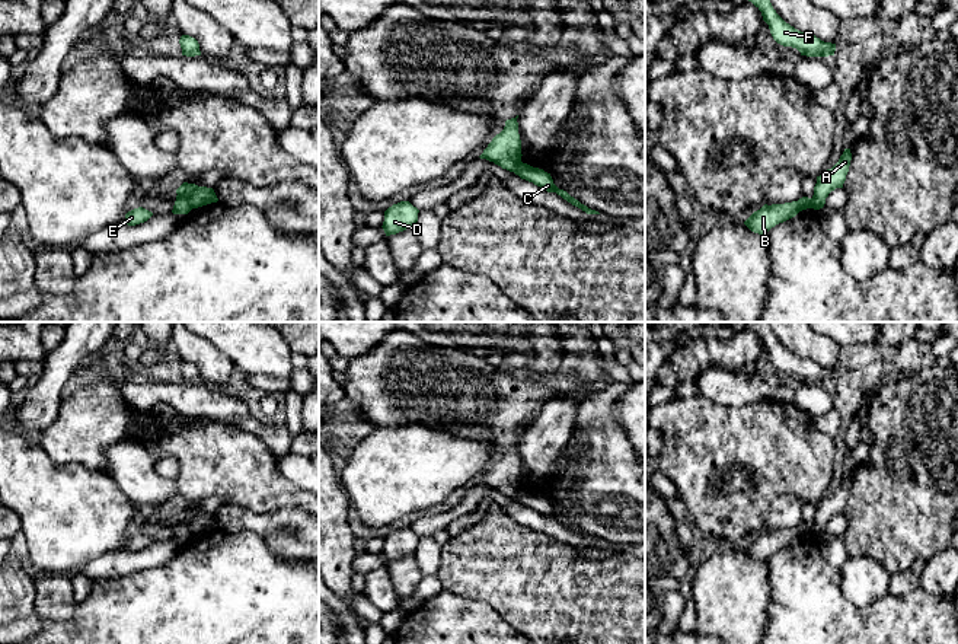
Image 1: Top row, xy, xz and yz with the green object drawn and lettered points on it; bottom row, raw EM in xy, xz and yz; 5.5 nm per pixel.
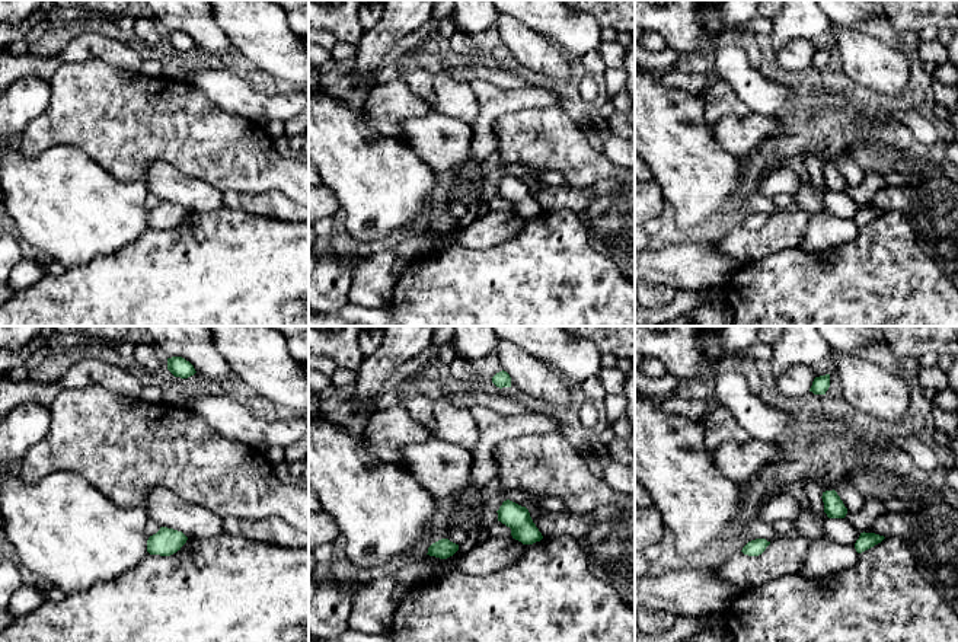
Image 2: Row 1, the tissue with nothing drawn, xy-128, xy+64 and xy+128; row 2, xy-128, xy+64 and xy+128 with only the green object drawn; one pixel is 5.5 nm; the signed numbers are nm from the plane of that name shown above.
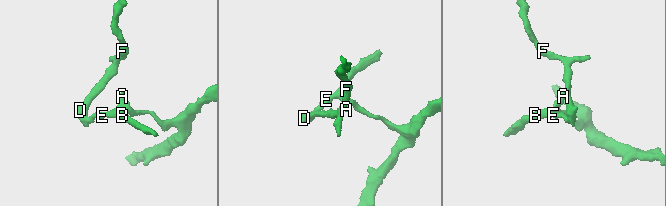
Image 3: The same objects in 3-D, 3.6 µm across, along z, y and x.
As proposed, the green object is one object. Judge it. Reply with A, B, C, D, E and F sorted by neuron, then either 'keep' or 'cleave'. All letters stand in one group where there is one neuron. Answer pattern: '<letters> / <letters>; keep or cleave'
A C / B D E F; cleave

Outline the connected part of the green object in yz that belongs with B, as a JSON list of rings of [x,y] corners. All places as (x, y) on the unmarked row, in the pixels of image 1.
[[[802,523],[798,527],[785,530],[764,530],[760,536],[754,538],[744,551],[754,559],[766,561],[772,554],[795,543],[799,538],[814,535],[812,525]]]

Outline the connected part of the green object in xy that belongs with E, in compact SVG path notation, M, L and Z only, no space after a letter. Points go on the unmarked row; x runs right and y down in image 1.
M143 533L134 535L125 541L125 551L135 552L147 548L151 542L153 539Z

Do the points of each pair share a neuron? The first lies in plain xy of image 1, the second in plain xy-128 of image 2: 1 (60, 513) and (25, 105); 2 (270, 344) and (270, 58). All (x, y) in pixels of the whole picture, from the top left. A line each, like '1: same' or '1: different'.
1: different
2: same

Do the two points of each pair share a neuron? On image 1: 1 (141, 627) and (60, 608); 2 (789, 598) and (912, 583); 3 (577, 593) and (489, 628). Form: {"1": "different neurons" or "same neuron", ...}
{"1": "different neurons", "2": "different neurons", "3": "different neurons"}

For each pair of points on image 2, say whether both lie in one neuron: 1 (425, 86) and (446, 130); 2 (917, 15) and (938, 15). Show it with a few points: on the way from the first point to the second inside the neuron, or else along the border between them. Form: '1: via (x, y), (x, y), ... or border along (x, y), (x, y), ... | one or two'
1: border along (433, 111), (450, 114), (469, 124) | two
2: via (922, 15), (933, 15) | one

